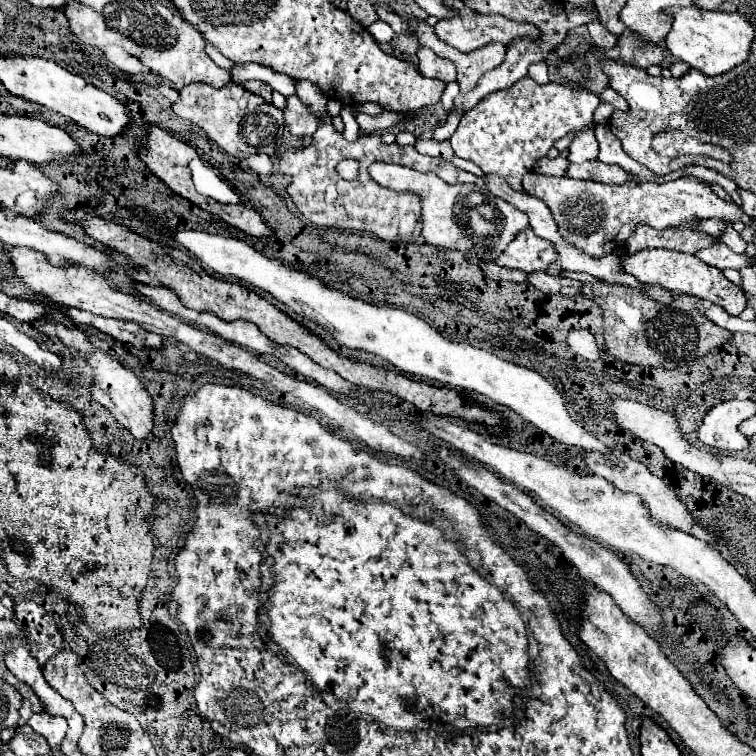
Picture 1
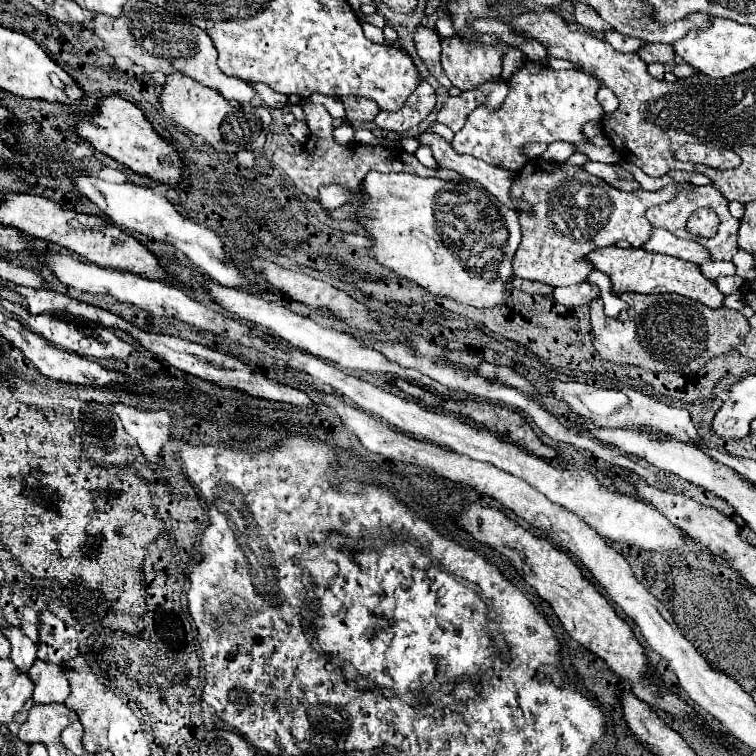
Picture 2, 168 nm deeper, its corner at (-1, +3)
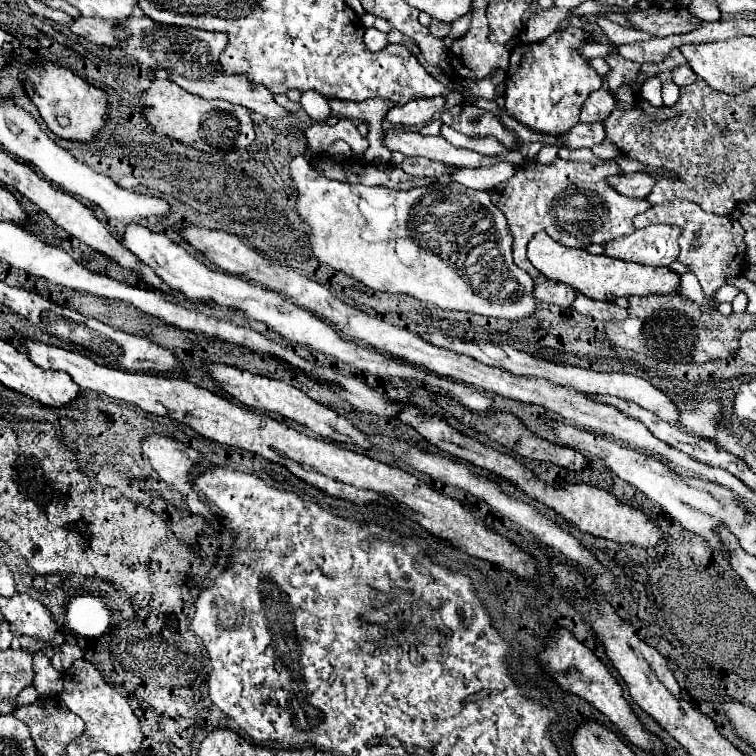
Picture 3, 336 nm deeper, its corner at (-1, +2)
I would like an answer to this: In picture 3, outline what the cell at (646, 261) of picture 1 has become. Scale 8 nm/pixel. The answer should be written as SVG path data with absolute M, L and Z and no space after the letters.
M539 232L531 238L527 256L531 264L549 280L565 282L579 290L581 294L593 298L593 300L615 300L619 296L649 296L649 294L669 294L679 292L681 286L681 274L667 266L645 266L635 264L627 260L615 260L611 256L595 256L587 250L571 250L567 246L561 246L545 232Z

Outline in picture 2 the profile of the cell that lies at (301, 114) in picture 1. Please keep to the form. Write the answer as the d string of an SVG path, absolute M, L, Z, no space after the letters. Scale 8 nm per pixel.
M295 121L295 123L289 127L289 133L291 133L301 145L309 139L309 129L307 129L307 125L301 123L301 121Z

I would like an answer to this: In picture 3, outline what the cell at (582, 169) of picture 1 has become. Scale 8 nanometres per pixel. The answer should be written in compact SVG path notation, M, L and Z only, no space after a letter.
M623 172L623 174L617 174L617 176L609 176L607 184L623 196L645 198L645 196L649 196L655 180L649 174L643 174L643 172L633 172L633 174Z

